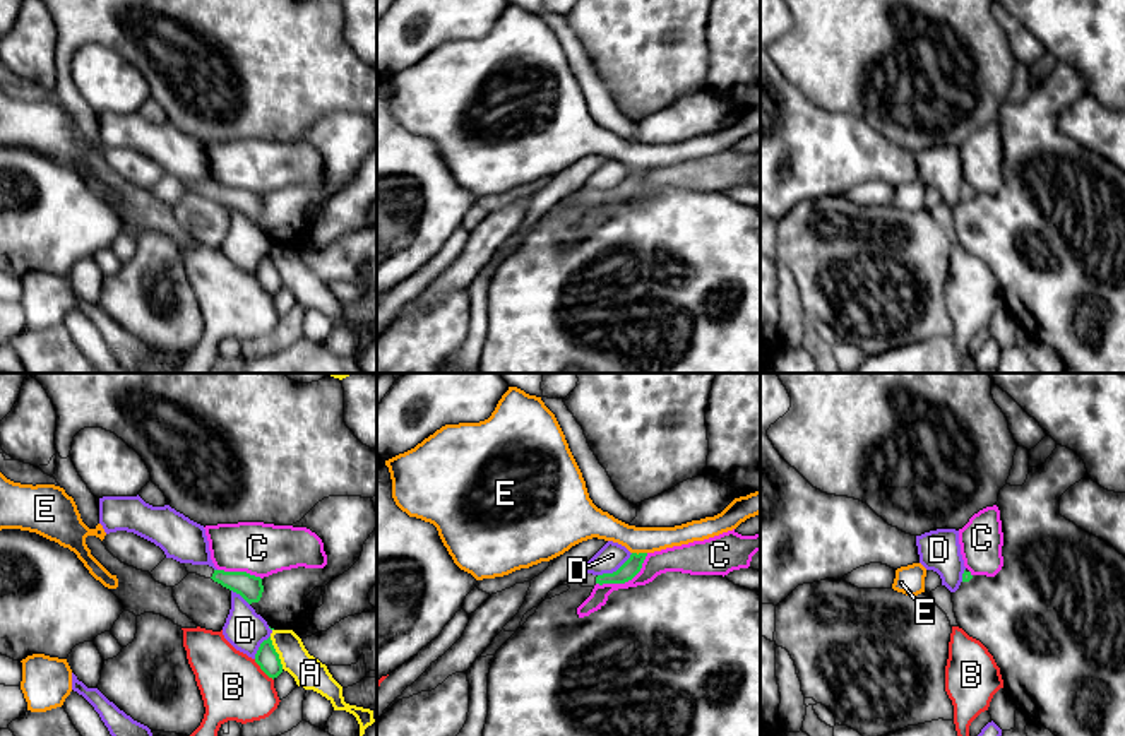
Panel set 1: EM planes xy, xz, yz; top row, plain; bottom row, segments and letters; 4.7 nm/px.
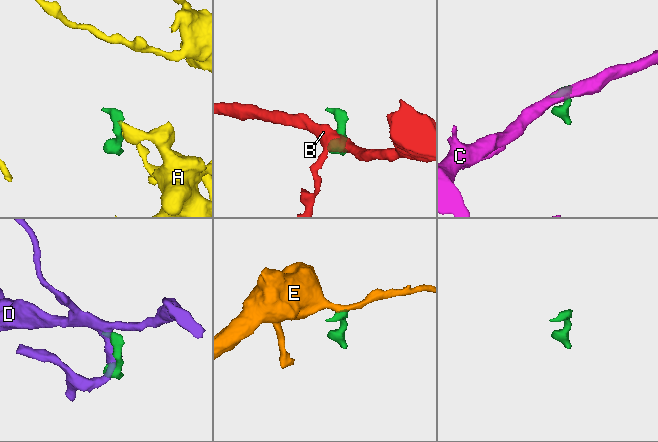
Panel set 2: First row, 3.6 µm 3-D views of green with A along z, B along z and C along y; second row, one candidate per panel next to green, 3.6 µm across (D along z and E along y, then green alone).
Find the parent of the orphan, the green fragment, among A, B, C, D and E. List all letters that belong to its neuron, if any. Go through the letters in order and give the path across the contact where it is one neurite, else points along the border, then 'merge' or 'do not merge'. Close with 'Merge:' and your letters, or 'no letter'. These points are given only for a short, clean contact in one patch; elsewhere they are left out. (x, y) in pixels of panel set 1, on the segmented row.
A: along xy (269, 637), (283, 668) | do not merge
B: do not merge
C: along xz (648, 553), (642, 567), (630, 579), (596, 584) | do not merge
D: do not merge
E: along xz (632, 552), (646, 553) | do not merge
Merge: no letter

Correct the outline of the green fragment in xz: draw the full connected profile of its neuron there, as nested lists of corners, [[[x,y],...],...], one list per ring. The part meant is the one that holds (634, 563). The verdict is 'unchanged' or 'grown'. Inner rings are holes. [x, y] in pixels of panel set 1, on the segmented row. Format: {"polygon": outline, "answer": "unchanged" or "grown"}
{"polygon": [[[632,553],[630,558],[613,573],[580,573],[579,584],[582,587],[594,587],[596,584],[625,584],[640,572],[646,556],[647,553]]], "answer": "grown"}

